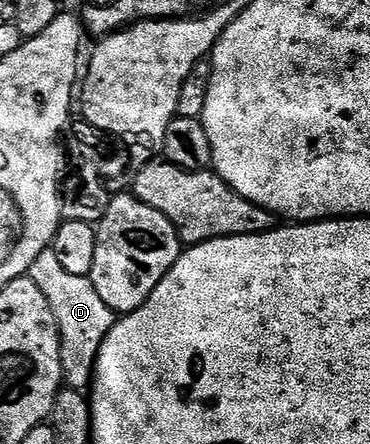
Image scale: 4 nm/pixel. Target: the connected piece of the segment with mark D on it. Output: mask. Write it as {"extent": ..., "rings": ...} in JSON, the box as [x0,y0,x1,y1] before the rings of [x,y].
{"extent":[29,247,117,390],"rings":[[[53,247],[37,255],[29,275],[33,283],[41,287],[45,299],[49,299],[49,307],[53,307],[53,315],[57,319],[64,386],[68,389],[86,390],[95,375],[101,345],[115,326],[117,315],[107,306],[105,299],[97,295],[97,287],[93,287],[90,277],[73,275],[61,267],[61,259],[57,259],[57,251]]]}

